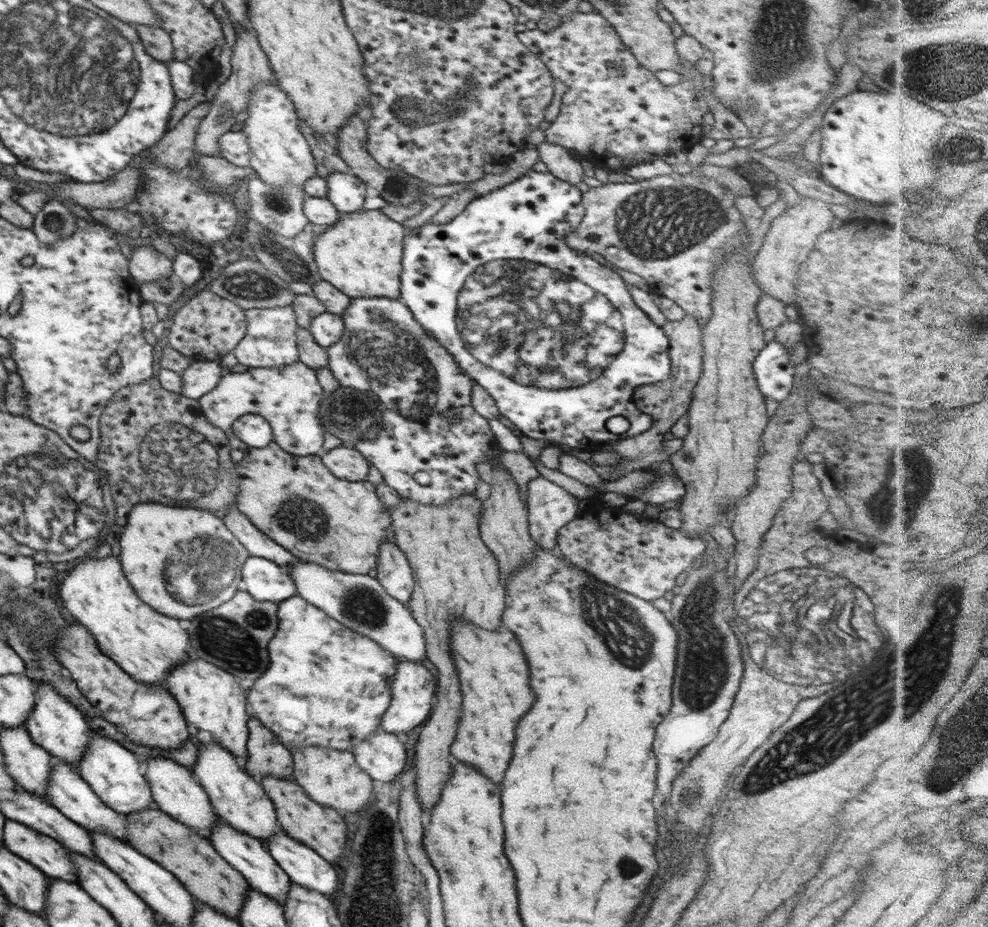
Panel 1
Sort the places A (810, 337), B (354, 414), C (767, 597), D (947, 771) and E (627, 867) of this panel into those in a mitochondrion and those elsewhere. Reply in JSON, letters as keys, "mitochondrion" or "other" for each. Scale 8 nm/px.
{"A":"other","B":"mitochondrion","C":"mitochondrion","D":"mitochondrion","E":"mitochondrion"}

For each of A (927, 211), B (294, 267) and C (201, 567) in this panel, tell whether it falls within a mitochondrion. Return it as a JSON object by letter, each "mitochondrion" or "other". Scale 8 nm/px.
{"A":"other","B":"mitochondrion","C":"mitochondrion"}

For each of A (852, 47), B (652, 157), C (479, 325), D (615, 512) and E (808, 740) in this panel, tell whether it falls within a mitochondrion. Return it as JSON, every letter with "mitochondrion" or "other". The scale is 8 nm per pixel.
{"A":"other","B":"other","C":"mitochondrion","D":"other","E":"mitochondrion"}

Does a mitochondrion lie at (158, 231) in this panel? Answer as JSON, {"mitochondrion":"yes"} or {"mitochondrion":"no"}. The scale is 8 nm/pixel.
{"mitochondrion":"no"}

